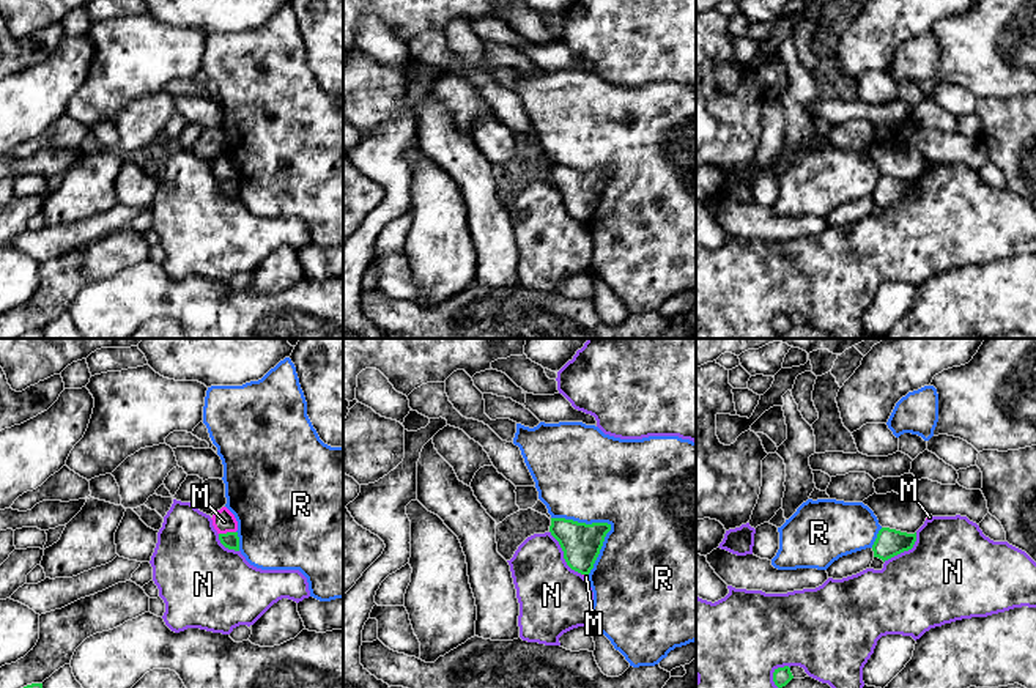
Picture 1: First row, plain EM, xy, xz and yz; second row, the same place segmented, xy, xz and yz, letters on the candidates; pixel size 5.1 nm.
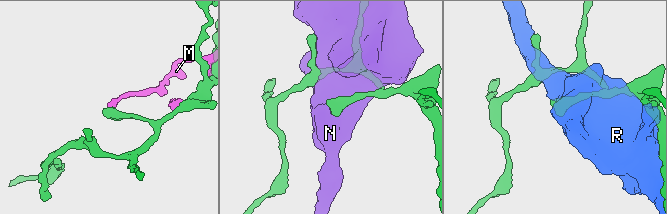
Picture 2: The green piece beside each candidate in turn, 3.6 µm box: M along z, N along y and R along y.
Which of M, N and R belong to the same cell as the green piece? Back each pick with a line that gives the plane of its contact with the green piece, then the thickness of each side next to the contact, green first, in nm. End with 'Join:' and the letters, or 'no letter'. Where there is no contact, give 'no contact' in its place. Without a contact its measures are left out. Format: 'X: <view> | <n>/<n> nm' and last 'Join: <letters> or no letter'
Join: no letter

